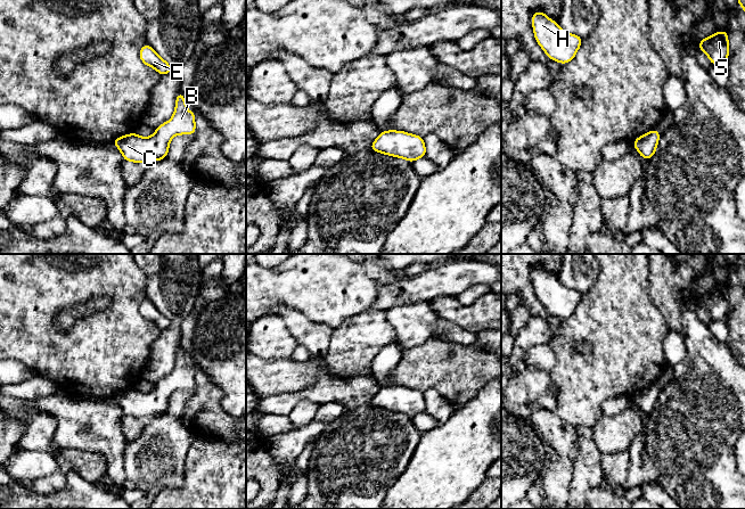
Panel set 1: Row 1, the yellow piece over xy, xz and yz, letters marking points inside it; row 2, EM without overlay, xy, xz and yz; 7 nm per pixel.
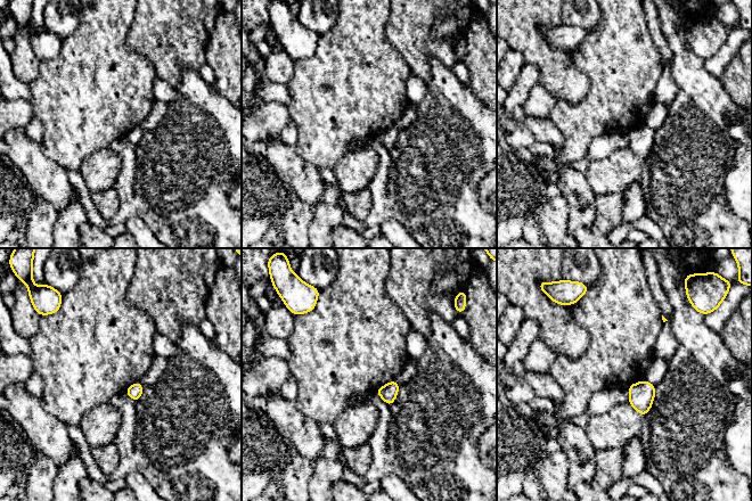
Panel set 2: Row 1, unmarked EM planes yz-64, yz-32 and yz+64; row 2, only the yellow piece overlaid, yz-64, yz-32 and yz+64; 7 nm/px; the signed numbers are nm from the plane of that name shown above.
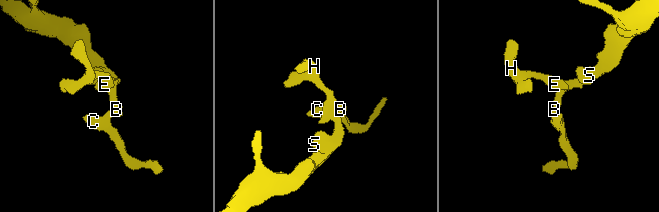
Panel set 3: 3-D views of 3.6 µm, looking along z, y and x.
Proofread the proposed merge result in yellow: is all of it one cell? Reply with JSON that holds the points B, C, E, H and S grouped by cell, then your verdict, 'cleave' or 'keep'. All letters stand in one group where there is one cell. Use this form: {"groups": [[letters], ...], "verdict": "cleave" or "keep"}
{"groups": [["B", "C", "E", "H", "S"]], "verdict": "keep"}

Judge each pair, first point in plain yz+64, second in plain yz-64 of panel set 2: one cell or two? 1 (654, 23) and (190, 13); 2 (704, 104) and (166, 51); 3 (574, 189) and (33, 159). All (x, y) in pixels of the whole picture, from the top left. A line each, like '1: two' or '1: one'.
1: one
2: two
3: two

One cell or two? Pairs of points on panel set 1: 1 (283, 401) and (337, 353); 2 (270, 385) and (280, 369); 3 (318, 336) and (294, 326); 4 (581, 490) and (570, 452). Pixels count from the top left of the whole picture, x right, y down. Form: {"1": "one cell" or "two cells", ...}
{"1": "two cells", "2": "one cell", "3": "one cell", "4": "two cells"}

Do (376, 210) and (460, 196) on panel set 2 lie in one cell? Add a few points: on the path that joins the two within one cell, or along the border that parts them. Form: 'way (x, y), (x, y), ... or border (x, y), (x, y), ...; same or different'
way (397, 196), (440, 196); same

